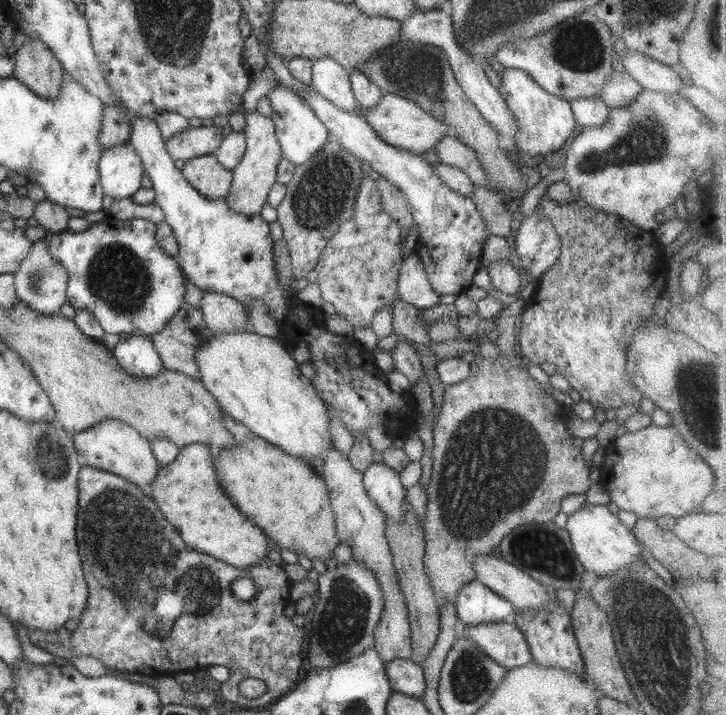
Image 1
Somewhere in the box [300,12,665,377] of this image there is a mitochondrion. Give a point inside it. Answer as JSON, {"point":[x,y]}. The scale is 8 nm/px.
{"point":[578,45]}

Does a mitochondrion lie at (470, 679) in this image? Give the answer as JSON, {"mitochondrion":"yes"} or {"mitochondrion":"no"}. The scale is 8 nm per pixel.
{"mitochondrion":"yes"}

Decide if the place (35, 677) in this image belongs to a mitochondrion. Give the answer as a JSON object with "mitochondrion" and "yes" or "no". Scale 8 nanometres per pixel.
{"mitochondrion":"no"}

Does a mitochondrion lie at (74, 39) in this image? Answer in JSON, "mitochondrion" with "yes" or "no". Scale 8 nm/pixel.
{"mitochondrion":"no"}

